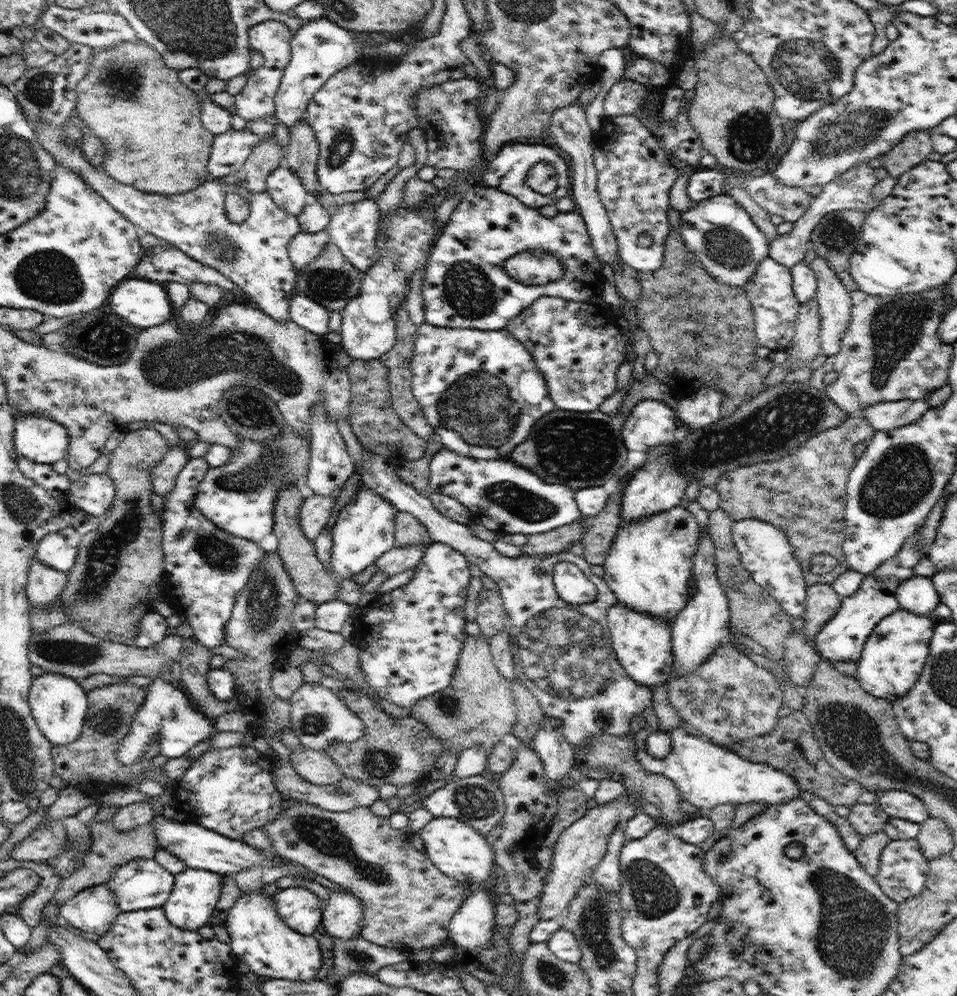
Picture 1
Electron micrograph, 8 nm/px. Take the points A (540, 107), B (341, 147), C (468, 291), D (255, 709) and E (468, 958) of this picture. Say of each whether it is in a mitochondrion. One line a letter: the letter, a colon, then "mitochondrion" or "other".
A: other
B: mitochondrion
C: mitochondrion
D: other
E: other

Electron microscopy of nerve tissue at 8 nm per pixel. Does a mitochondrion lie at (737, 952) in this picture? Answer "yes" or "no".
no

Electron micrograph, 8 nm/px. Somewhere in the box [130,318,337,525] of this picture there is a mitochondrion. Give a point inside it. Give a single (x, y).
(269, 464)

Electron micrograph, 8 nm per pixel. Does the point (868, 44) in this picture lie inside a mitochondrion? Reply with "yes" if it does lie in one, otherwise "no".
no

